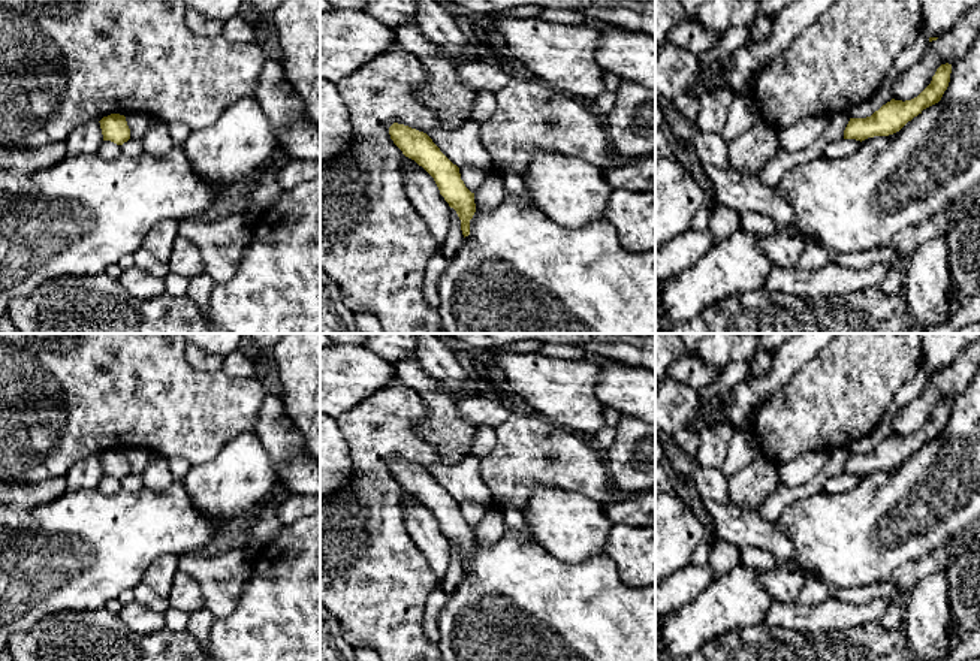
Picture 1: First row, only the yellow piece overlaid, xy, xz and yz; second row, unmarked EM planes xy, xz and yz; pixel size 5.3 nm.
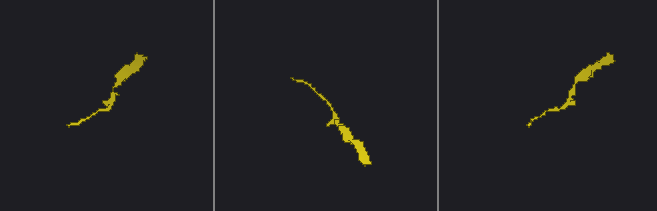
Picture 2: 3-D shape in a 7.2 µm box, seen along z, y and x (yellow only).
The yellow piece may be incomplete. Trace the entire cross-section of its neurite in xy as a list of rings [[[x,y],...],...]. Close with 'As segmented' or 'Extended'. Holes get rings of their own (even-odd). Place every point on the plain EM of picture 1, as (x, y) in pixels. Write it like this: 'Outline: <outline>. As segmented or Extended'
Outline: [[[111,449],[108,452],[103,452],[99,458],[103,476],[111,476],[117,480],[123,480],[130,474],[130,464],[124,450]]]. As segmented

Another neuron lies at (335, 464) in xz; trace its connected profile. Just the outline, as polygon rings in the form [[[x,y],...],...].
[[[320,414],[320,502],[350,485],[353,462],[337,419]]]

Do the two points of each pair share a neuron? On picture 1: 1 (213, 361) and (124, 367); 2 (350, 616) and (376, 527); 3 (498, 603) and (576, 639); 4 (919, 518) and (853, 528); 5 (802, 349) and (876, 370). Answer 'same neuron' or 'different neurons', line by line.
1: different neurons
2: same neuron
3: same neuron
4: same neuron
5: different neurons

